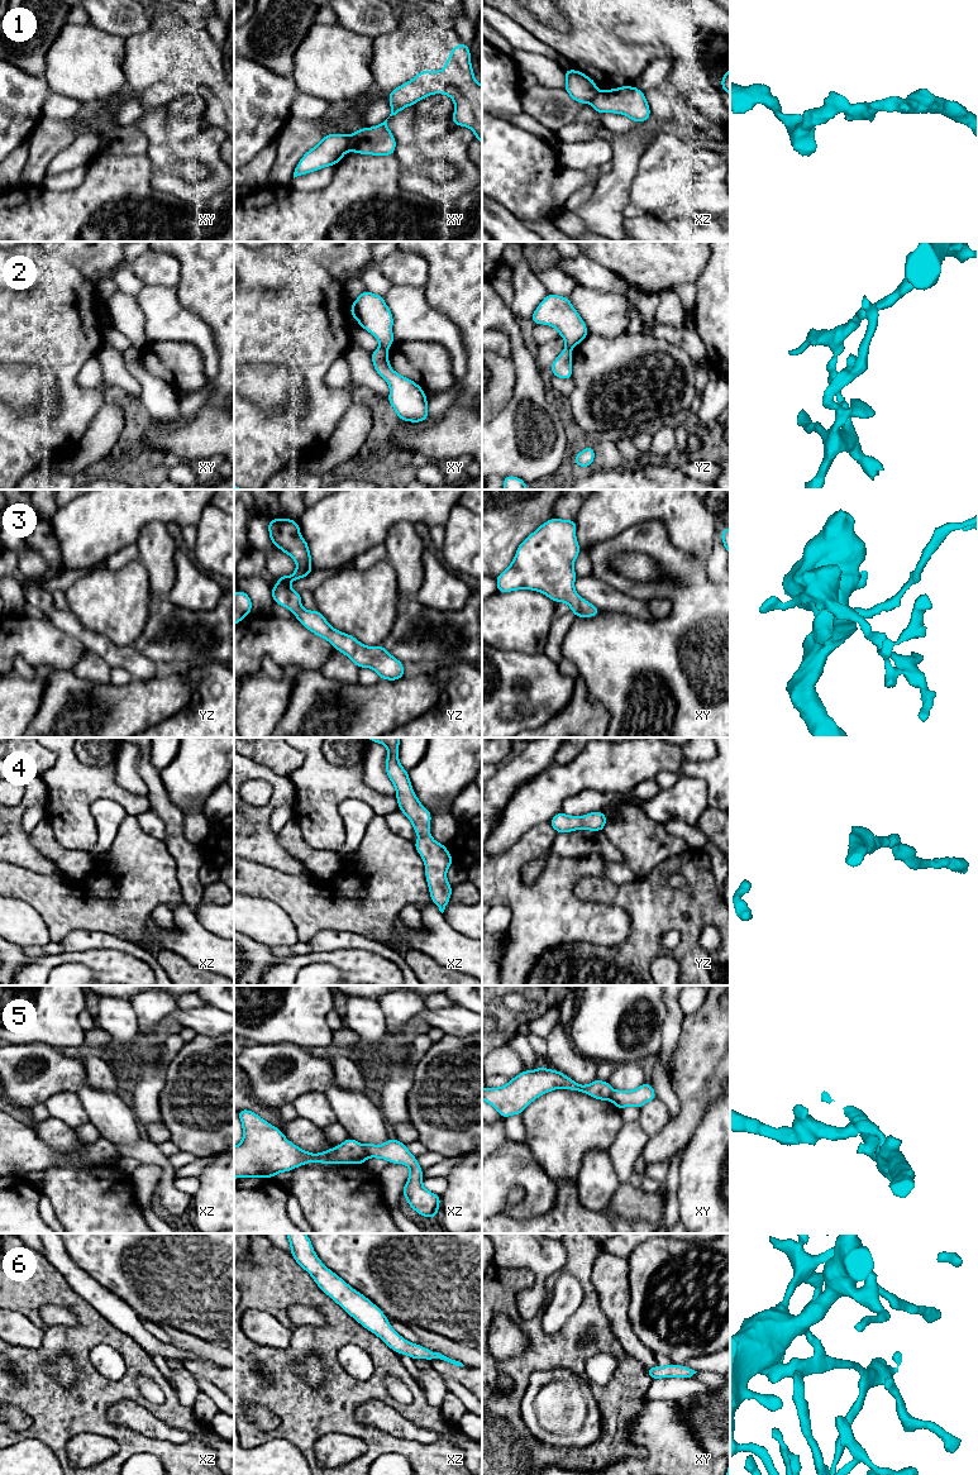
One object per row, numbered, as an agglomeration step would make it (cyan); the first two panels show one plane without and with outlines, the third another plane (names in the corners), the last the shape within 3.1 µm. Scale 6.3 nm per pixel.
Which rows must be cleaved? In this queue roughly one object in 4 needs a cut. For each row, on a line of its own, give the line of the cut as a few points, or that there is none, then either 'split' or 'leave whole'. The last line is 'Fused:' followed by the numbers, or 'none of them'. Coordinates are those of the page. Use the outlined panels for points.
1: cut xy (349, 137), (346, 149); split
2: cut xy (381, 345), (386, 349); split
3: cut none; leave whole
4: cut none; leave whole
5: cut xz (363, 1145), (368, 1156); split
6: cut none; leave whole
Fused: 1, 2, 5

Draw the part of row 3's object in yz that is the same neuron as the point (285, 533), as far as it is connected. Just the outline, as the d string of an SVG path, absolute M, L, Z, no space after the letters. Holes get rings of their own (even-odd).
M287 517L269 519L268 533L271 543L297 564L291 576L277 577L277 584L269 588L272 600L288 608L300 624L328 640L358 668L372 668L380 679L397 681L405 677L404 663L392 657L383 645L366 646L354 636L335 630L318 610L307 611L301 606L301 593L292 589L290 582L307 577L313 572L313 565L309 545L300 535L300 525Z

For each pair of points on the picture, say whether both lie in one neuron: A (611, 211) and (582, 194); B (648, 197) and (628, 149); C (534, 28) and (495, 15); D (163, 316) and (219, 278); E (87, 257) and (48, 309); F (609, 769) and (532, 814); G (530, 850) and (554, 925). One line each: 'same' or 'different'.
A: different
B: different
C: different
D: different
E: different
F: same
G: same

